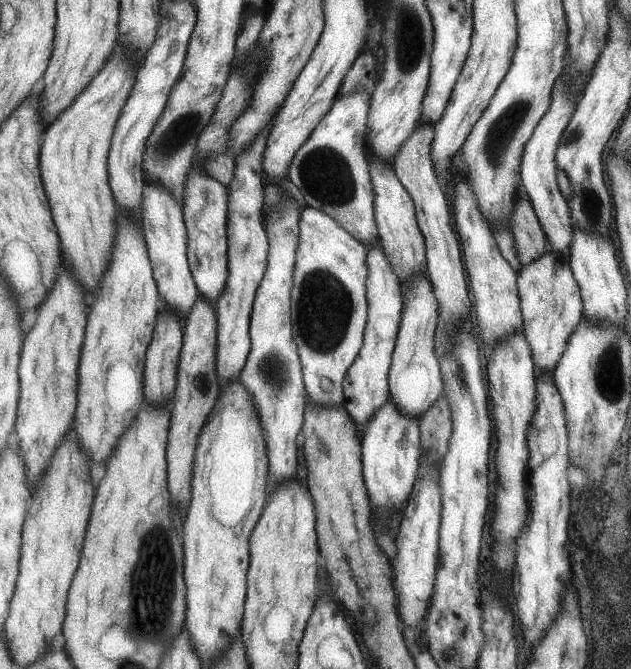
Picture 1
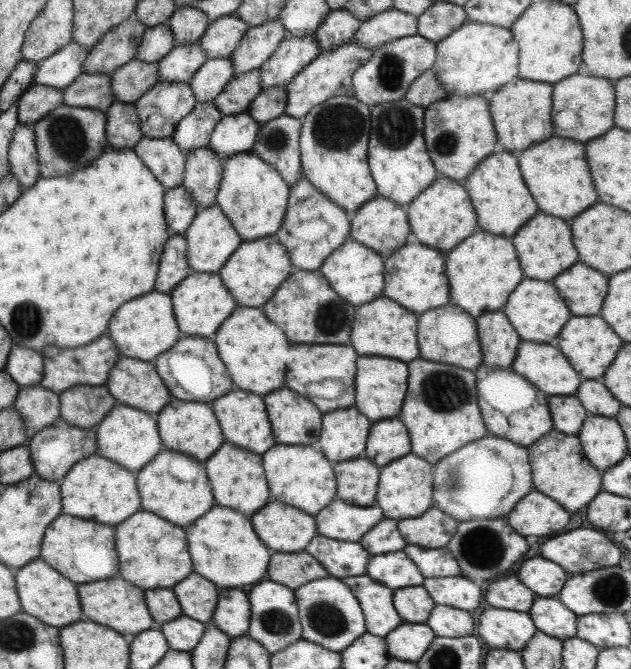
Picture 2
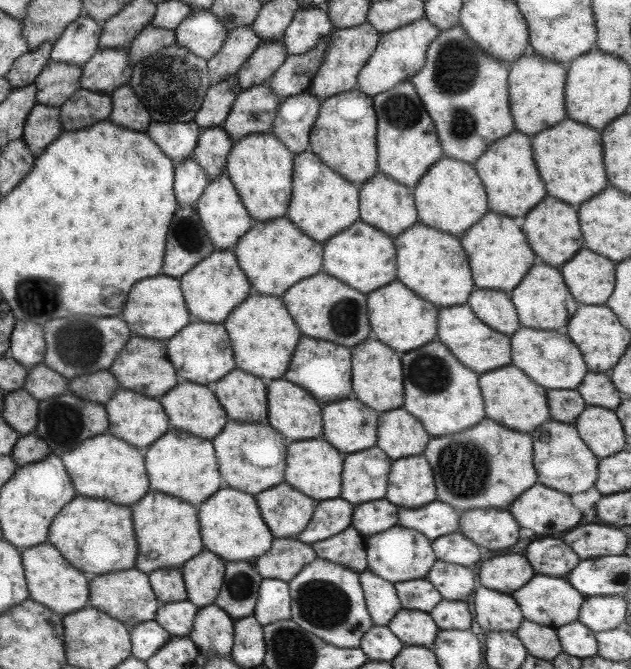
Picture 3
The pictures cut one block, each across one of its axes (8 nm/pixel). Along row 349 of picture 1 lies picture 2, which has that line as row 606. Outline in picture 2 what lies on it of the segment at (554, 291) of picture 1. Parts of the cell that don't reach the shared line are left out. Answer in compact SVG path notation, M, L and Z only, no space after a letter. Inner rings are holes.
M535 596L528 610L537 631L563 640L576 636L576 616L553 597Z

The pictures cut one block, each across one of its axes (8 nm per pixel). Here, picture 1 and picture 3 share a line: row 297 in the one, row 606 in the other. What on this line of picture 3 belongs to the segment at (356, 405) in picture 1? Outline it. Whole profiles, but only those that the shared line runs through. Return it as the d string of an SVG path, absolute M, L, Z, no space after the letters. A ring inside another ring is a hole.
M371 572L358 573L358 579L372 624L386 626L393 615L402 608L393 583L381 580Z

